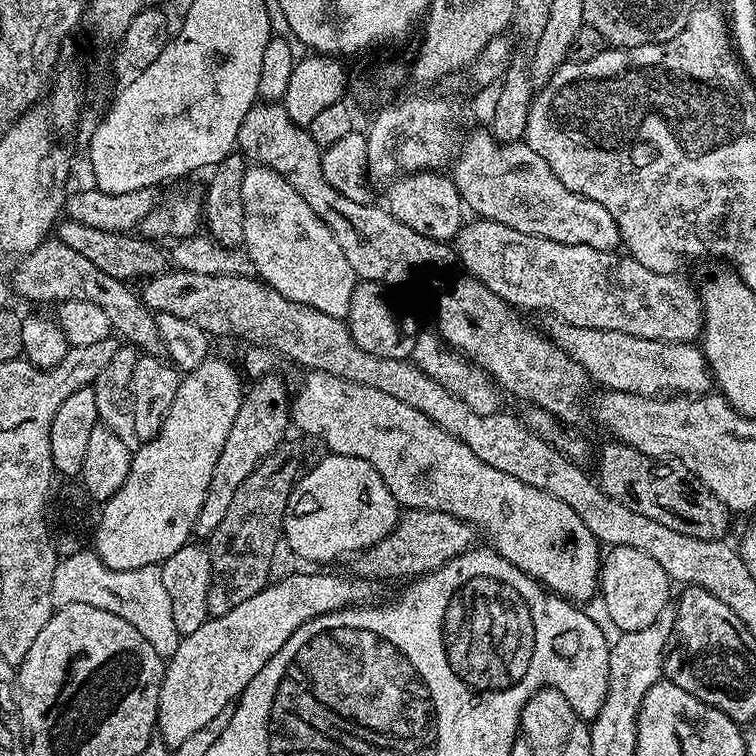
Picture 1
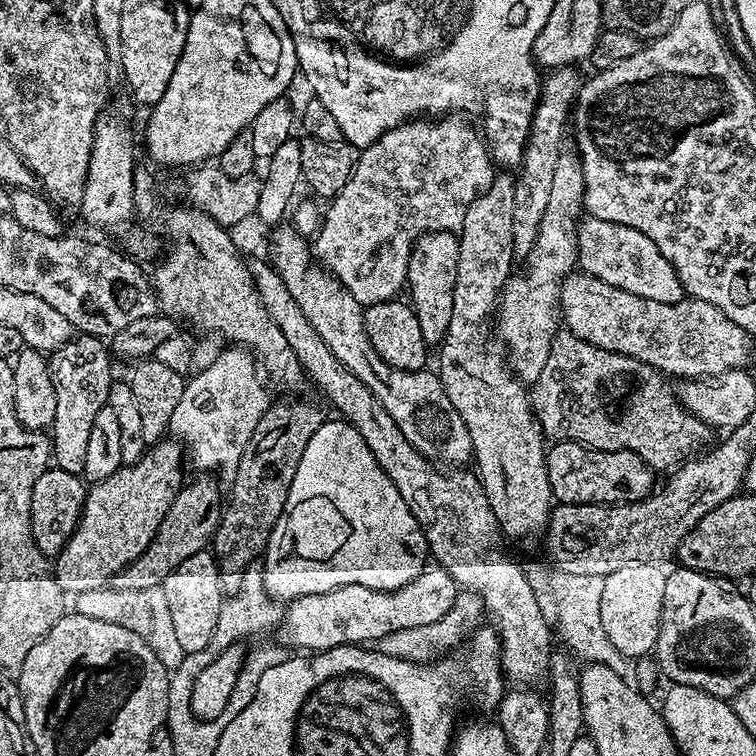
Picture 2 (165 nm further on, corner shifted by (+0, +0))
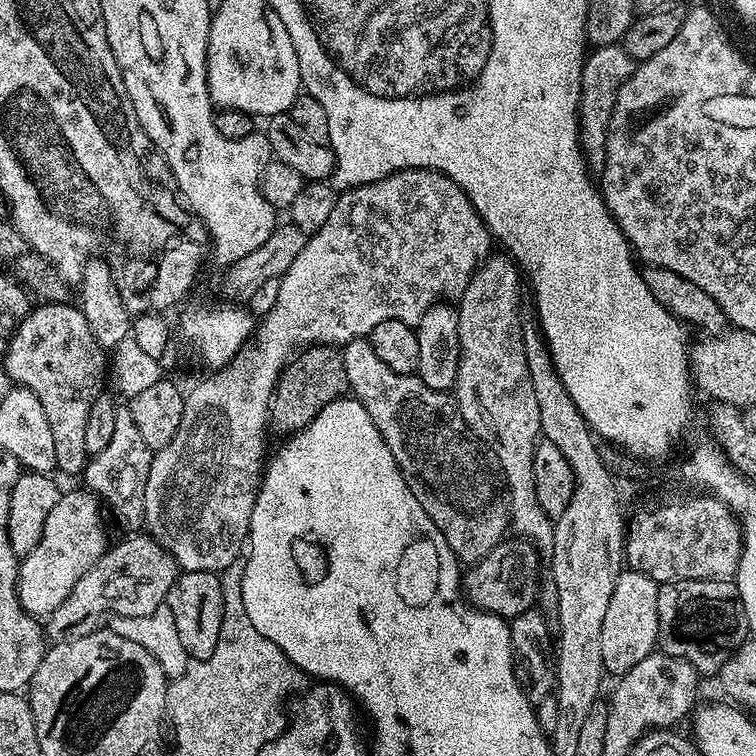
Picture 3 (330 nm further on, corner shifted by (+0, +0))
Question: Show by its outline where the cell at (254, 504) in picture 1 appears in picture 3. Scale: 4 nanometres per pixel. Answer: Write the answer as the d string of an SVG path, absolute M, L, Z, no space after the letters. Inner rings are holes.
M314 344L310 348L301 348L288 361L276 391L272 397L270 409L270 424L273 429L291 434L300 432L330 402L349 395L350 389L346 378L346 366L342 362L342 351L331 344Z

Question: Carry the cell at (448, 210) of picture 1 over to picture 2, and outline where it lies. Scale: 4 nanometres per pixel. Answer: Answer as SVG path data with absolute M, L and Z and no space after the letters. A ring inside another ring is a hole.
M425 232L416 241L408 263L407 291L412 291L410 303L416 312L418 326L422 326L422 338L429 346L441 343L450 326L450 314L454 314L454 282L458 274L459 239L450 232Z

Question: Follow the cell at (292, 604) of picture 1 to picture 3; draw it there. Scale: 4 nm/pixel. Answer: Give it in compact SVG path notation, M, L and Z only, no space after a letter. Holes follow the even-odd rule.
M505 538L498 547L490 550L486 558L469 567L462 576L462 588L469 604L492 612L496 616L511 618L530 610L537 603L542 591L540 584L541 553L529 540Z

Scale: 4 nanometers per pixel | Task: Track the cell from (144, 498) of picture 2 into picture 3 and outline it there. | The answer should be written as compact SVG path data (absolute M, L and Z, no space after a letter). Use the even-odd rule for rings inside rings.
M87 490L79 491L61 494L54 510L46 517L37 546L20 560L20 573L16 579L20 605L37 618L58 610L58 606L66 602L66 594L74 590L74 582L78 582L78 578L82 578L82 574L86 574L86 570L90 570L110 547L101 501Z

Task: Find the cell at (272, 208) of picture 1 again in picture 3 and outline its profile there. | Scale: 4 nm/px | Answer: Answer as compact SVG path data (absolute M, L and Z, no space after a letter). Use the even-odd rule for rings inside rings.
M368 339L351 340L343 345L342 362L346 366L351 395L363 404L374 426L378 426L378 434L382 434L386 446L390 446L390 454L394 454L394 462L398 462L398 470L402 470L402 478L406 478L406 486L410 486L410 494L414 494L422 510L430 514L430 522L442 530L442 538L446 538L461 565L475 566L479 560L486 558L486 554L490 554L490 550L499 546L510 528L500 459L470 431L460 407L449 393L430 390L419 375L394 374L394 370L390 370L390 366L383 364L382 358L374 354Z

